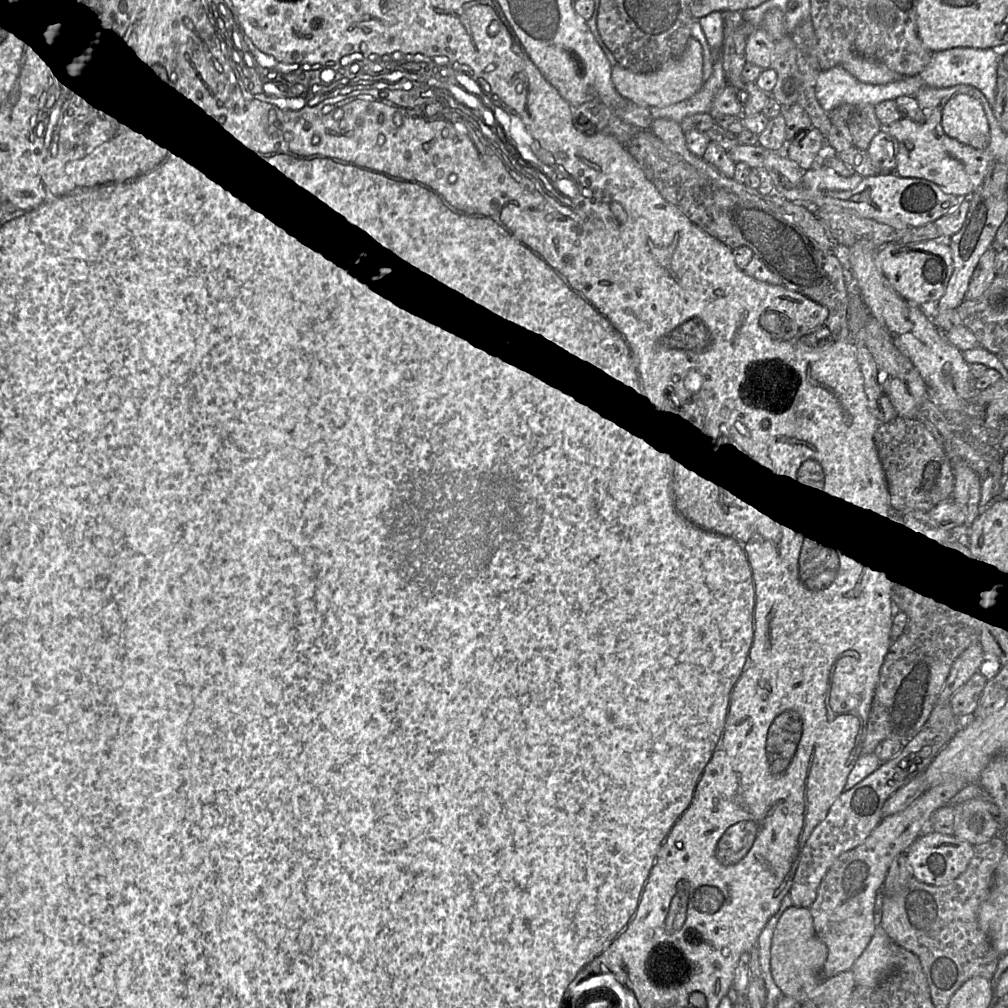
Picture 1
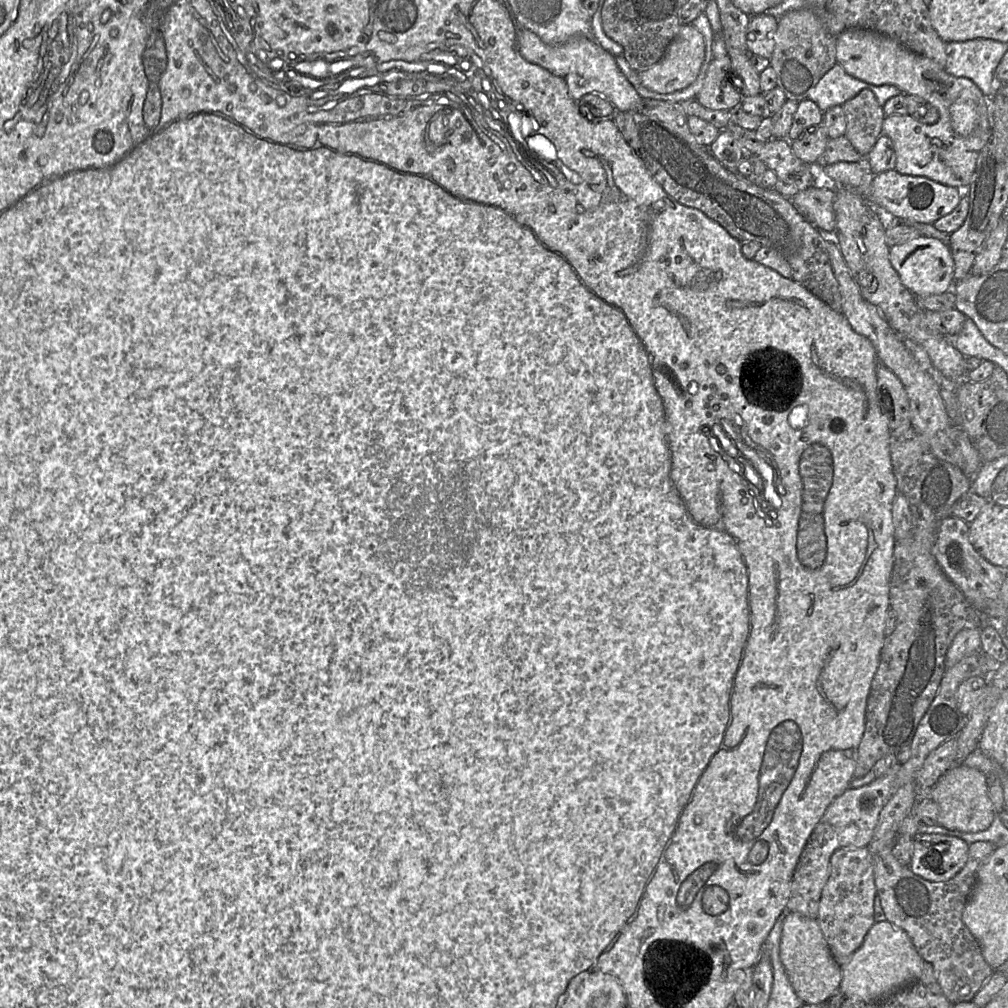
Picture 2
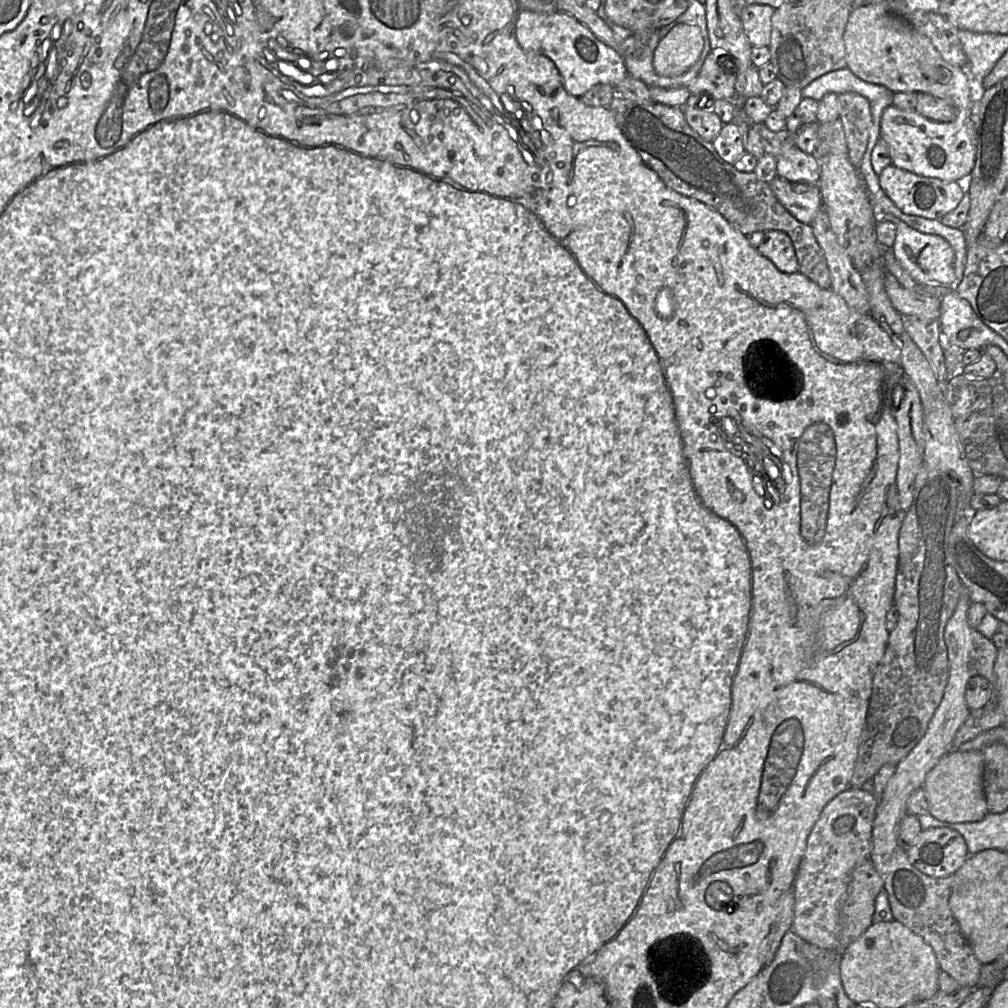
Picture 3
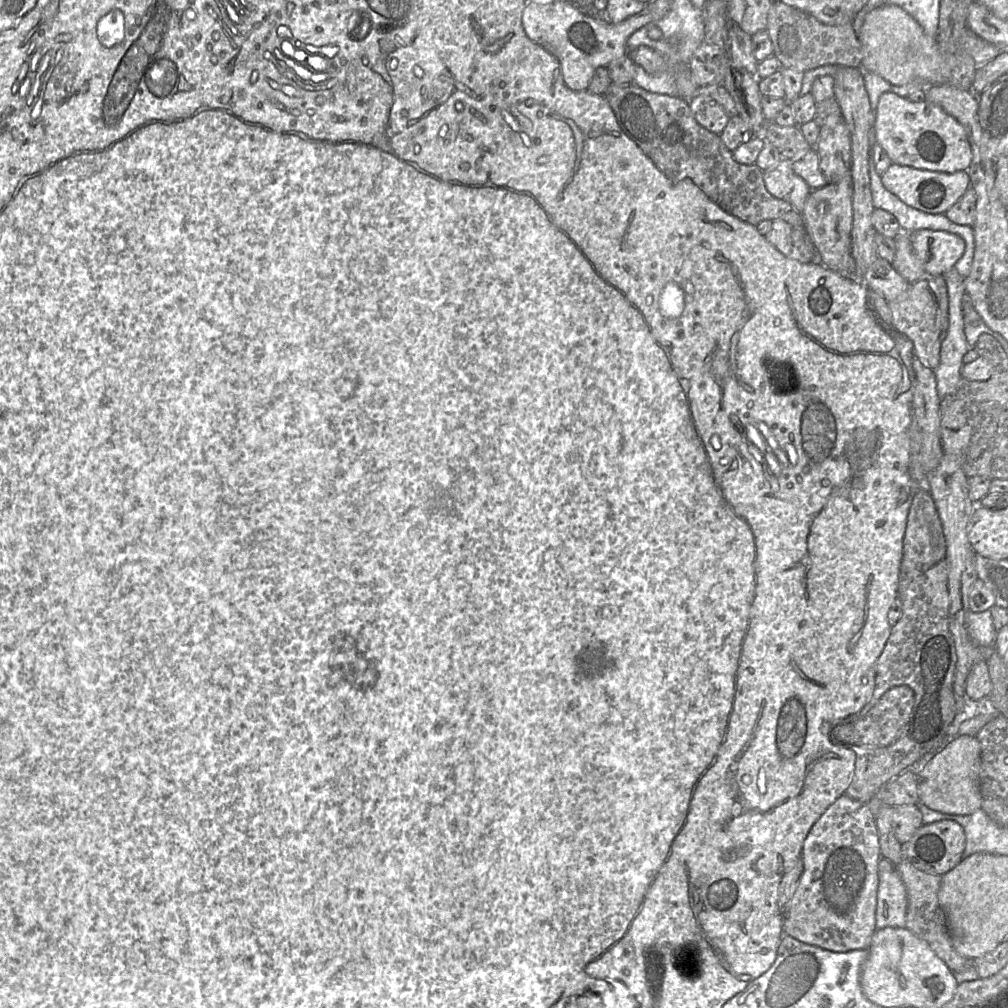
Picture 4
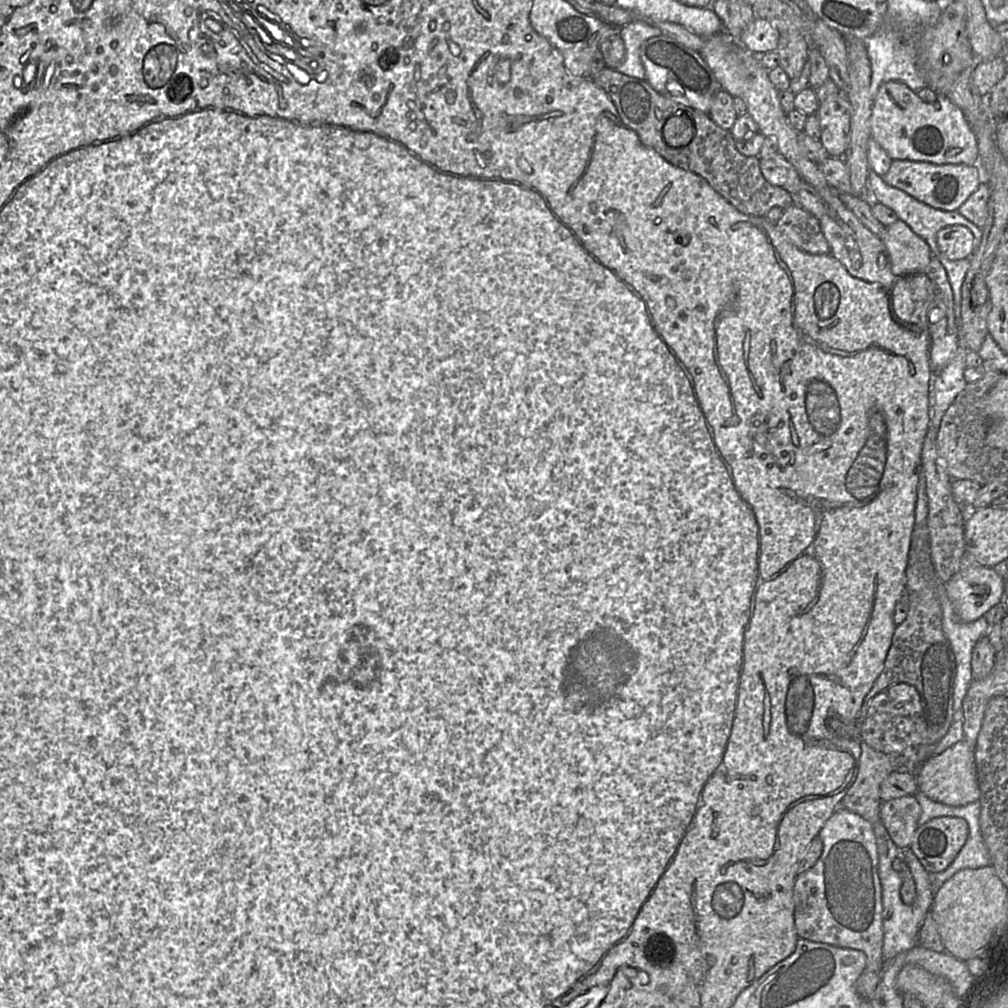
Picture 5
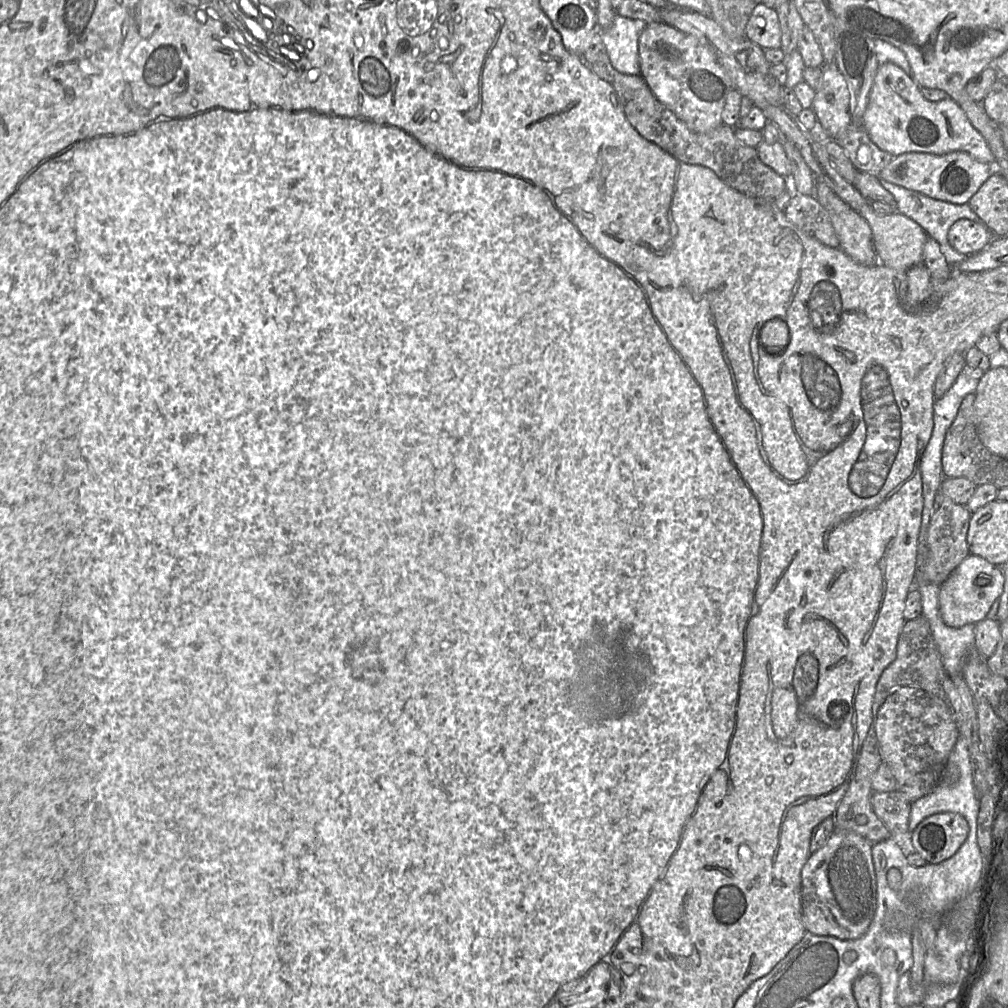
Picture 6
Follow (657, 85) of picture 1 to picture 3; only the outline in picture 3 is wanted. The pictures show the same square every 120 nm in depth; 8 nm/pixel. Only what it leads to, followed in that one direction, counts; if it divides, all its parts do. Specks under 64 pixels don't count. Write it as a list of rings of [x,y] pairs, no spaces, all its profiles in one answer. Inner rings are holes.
[[[676,24],[658,43],[653,67],[662,77],[681,75],[699,59],[704,41],[697,25]]]

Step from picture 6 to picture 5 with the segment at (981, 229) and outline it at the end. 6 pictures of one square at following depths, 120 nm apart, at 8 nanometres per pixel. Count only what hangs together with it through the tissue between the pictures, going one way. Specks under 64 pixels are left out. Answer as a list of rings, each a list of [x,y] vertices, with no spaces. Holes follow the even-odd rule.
[[[953,224],[937,232],[938,249],[950,260],[970,258],[973,253],[973,234],[963,225]]]

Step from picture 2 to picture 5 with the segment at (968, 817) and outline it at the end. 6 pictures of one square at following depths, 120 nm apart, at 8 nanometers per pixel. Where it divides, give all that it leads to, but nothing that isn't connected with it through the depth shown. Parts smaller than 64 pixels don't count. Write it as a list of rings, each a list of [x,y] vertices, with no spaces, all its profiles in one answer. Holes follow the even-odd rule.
[[[963,739],[942,753],[924,761],[916,771],[918,790],[933,801],[949,806],[965,806],[980,798],[980,788],[975,762],[975,749]]]

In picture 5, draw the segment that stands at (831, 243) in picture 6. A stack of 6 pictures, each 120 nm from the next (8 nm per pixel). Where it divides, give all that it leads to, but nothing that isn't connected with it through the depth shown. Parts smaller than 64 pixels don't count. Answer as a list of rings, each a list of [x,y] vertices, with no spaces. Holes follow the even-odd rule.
[[[797,203],[786,208],[775,223],[780,233],[798,249],[813,255],[830,253],[820,221]]]

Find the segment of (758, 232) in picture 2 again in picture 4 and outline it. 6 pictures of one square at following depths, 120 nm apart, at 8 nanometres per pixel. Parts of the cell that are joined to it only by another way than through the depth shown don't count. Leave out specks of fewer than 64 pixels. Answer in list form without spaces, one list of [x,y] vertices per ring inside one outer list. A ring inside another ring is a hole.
[[[612,82],[603,96],[622,130],[670,181],[692,180],[724,211],[751,225],[756,226],[763,220],[781,219],[794,228],[805,229],[801,213],[767,191],[763,171],[755,163],[745,165],[736,162],[720,135],[698,124],[686,100],[679,96],[649,92],[636,84],[620,85]],[[674,123],[682,128],[683,137],[671,143],[666,141],[665,131]]]

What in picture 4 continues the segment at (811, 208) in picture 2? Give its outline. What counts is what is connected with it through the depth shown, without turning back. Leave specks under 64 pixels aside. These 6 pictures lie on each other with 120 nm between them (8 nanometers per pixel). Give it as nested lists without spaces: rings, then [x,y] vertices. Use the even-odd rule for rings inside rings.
[[[781,160],[769,170],[763,172],[764,185],[774,197],[788,202],[802,213],[804,203],[811,189],[792,169],[791,161]]]

